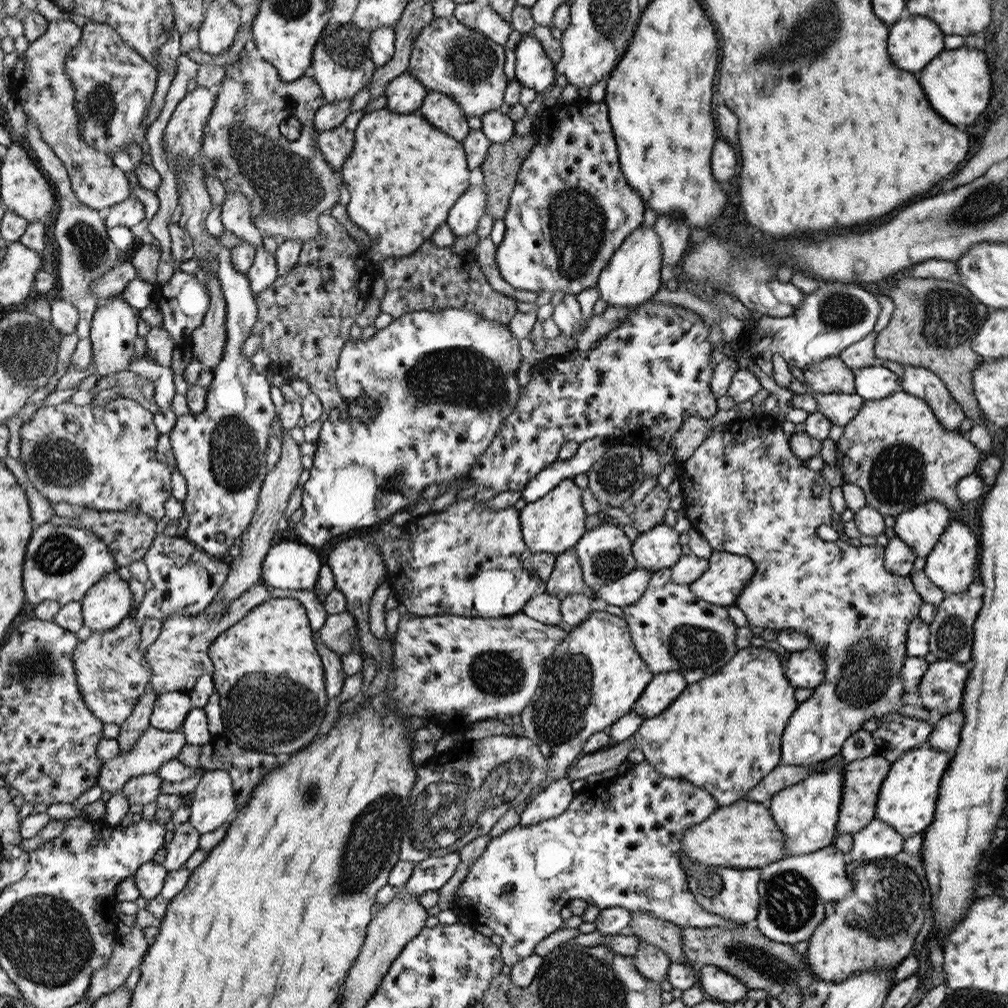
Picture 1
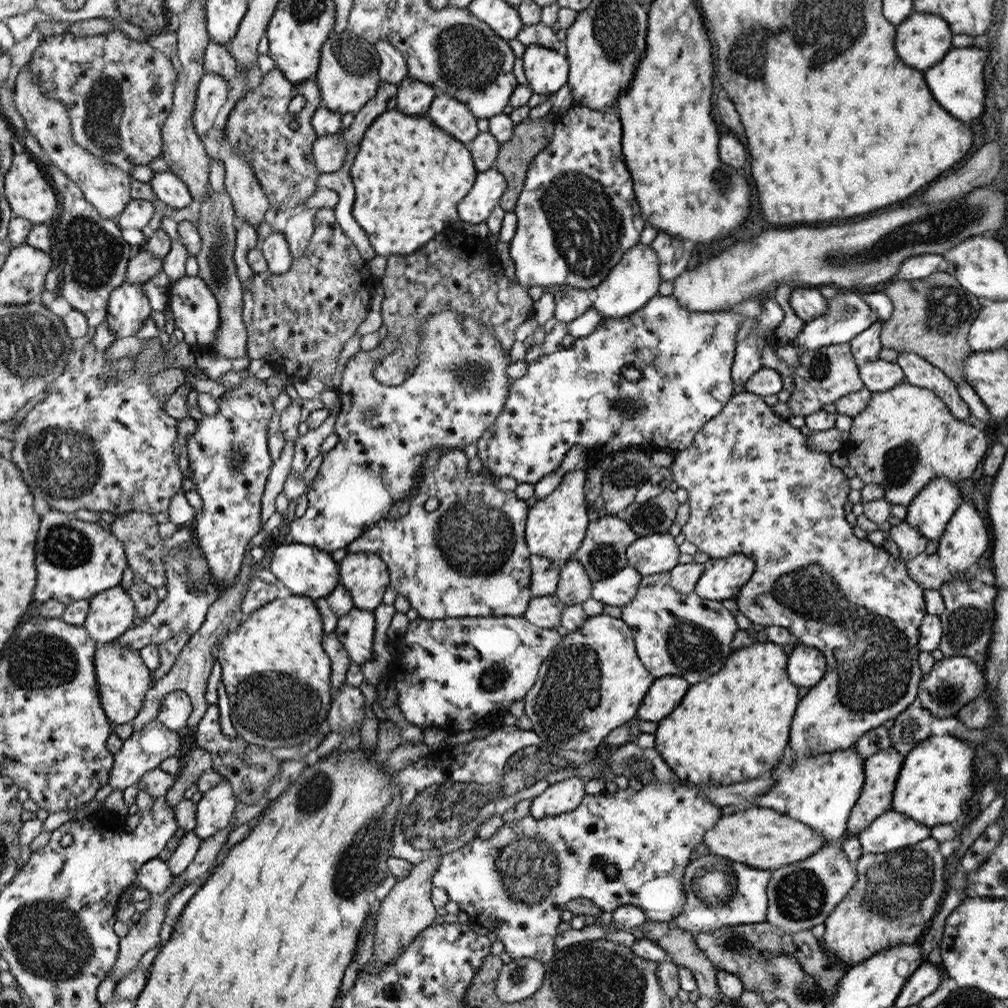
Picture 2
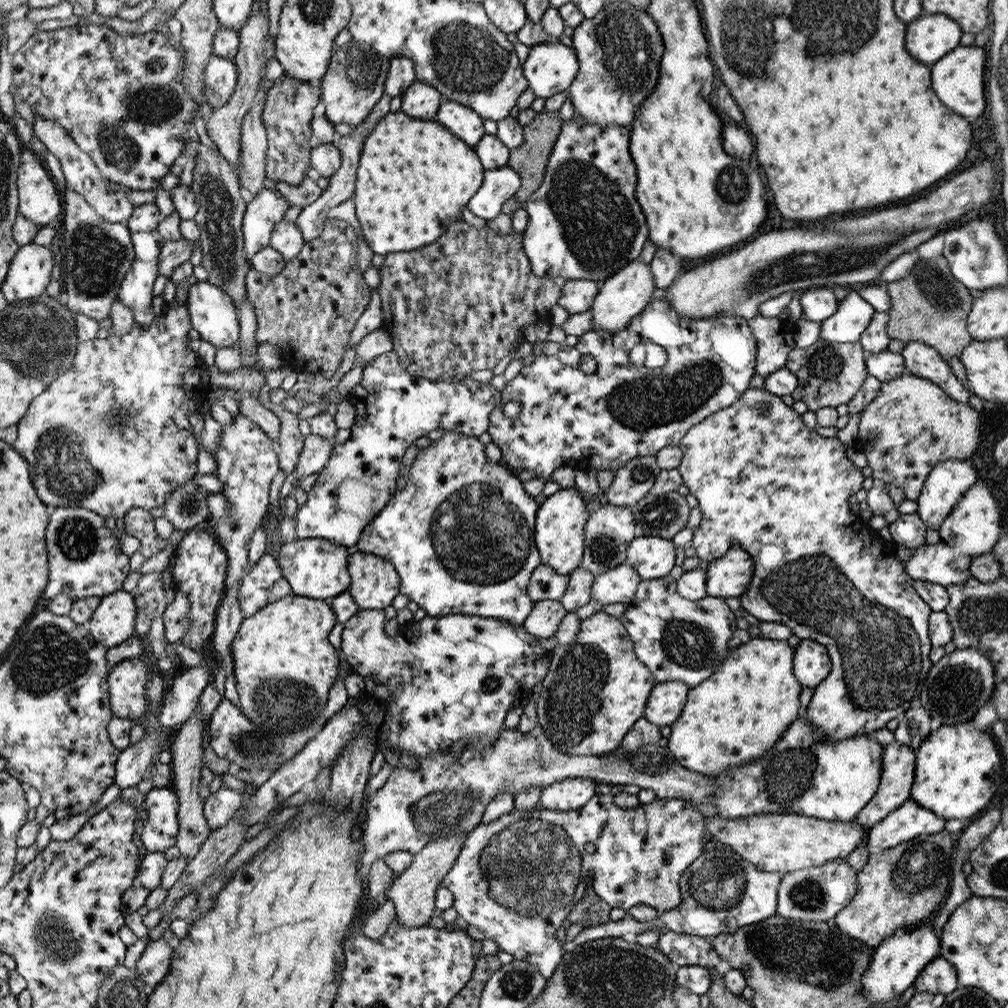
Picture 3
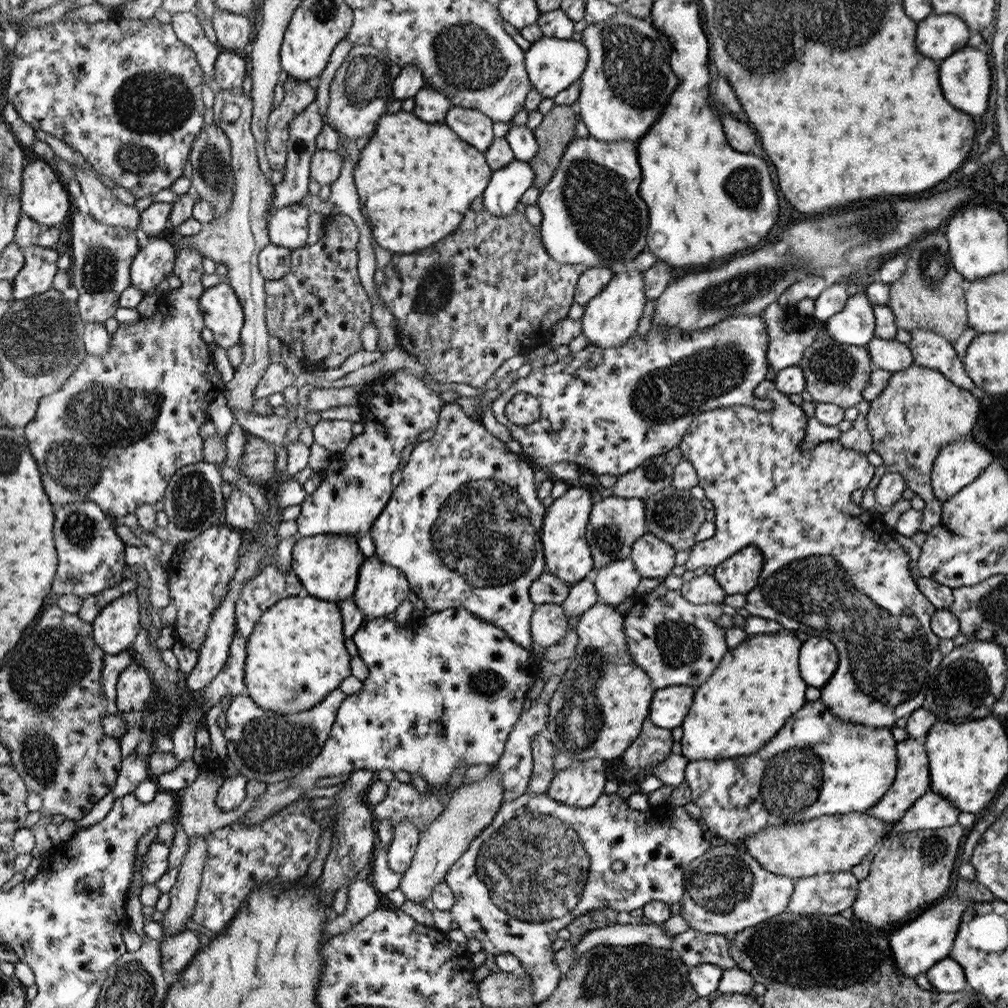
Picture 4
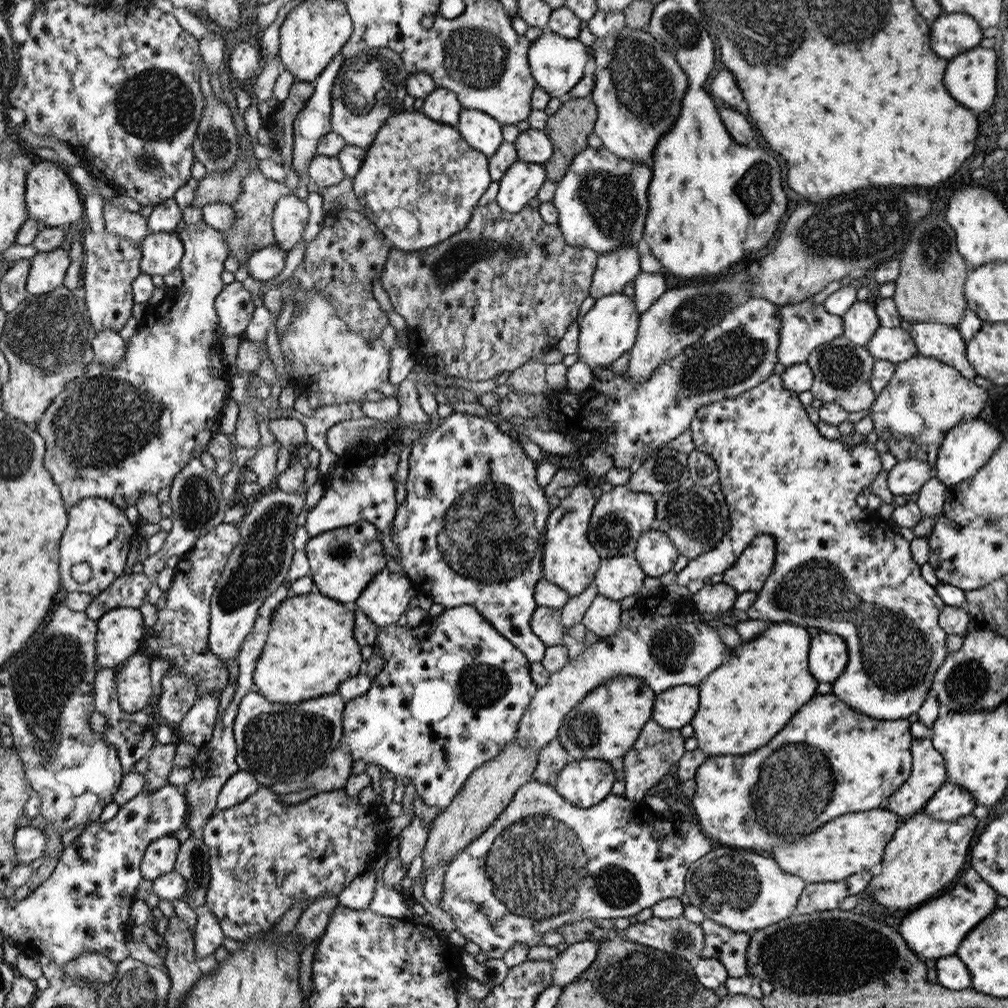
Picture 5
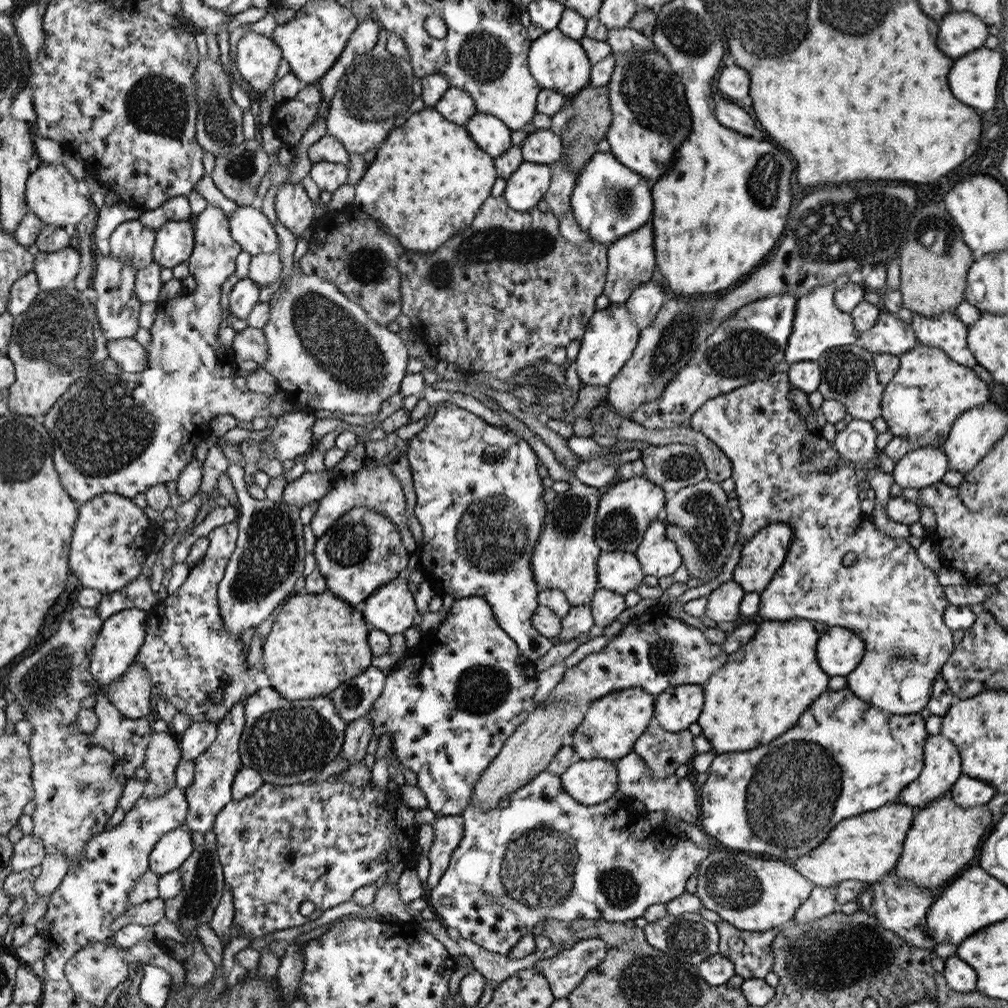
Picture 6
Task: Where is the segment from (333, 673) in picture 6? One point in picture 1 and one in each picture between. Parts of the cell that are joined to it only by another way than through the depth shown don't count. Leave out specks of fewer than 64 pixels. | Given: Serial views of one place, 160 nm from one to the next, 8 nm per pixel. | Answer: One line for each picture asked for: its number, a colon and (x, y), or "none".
1: (267, 671)
2: (277, 677)
3: (284, 665)
4: (296, 657)
5: (310, 649)

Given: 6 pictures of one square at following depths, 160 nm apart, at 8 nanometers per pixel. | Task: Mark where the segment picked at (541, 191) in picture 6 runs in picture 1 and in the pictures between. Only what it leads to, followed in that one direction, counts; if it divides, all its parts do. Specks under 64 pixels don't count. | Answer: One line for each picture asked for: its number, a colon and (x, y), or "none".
1: (464, 219)
2: (490, 185)
3: (500, 184)
4: (505, 188)
5: (523, 180)

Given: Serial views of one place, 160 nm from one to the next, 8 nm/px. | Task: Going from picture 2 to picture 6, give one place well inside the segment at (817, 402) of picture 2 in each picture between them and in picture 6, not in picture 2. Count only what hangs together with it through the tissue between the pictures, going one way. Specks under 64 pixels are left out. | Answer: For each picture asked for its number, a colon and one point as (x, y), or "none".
3: (828, 373)
4: (838, 373)
5: (843, 372)
6: (848, 373)

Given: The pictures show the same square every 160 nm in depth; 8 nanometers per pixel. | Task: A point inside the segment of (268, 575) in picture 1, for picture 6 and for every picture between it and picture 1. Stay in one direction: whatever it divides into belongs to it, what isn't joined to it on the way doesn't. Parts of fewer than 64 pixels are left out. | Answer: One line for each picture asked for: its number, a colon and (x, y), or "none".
2: (306, 571)
3: (315, 567)
4: (329, 566)
5: (343, 561)
6: (362, 551)

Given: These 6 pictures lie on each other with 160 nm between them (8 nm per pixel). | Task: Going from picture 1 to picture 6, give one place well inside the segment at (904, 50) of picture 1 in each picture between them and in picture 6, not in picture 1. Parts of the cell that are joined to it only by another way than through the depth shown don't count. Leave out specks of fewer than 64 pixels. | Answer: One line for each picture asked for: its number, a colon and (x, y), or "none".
2: (923, 39)
3: (928, 38)
4: (938, 36)
5: (954, 33)
6: (960, 32)

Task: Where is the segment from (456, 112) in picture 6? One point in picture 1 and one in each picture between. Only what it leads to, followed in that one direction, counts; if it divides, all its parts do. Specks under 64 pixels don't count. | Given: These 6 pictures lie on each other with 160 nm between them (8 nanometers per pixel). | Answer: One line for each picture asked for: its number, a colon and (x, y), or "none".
1: (404, 94)
2: (413, 97)
3: (421, 101)
4: (432, 106)
5: (443, 105)

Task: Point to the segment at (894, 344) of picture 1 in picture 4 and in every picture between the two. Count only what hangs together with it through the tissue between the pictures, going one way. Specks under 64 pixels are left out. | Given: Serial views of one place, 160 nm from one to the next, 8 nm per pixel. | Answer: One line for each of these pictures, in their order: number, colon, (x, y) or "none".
2: (931, 317)
3: (929, 305)
4: (930, 295)

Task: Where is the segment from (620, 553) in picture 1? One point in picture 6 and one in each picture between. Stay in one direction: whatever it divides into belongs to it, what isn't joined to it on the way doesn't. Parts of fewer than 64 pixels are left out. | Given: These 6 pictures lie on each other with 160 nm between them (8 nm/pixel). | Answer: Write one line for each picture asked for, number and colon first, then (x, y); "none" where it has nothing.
2: (603, 553)
3: (610, 529)
4: (615, 523)
5: (621, 517)
6: (628, 508)

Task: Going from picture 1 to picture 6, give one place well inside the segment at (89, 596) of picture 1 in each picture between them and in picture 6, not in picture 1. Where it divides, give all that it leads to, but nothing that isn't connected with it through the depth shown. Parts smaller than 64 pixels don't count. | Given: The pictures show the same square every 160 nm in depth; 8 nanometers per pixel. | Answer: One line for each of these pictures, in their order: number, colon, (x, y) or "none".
2: (111, 613)
3: (112, 623)
4: (115, 628)
5: (120, 633)
6: (122, 635)

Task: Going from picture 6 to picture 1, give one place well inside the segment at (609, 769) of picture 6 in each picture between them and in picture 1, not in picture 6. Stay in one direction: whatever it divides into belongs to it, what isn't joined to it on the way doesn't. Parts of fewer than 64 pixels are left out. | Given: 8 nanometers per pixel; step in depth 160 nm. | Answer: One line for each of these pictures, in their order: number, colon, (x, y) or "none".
1: (552, 802)
2: (565, 796)
3: (570, 794)
4: (580, 785)
5: (585, 783)

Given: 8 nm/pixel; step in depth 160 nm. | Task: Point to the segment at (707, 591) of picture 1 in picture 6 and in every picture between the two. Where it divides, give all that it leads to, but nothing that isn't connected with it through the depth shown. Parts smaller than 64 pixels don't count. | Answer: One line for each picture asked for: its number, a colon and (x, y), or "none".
2: (723, 578)
3: (729, 576)
4: (738, 574)
5: (754, 567)
6: (762, 556)

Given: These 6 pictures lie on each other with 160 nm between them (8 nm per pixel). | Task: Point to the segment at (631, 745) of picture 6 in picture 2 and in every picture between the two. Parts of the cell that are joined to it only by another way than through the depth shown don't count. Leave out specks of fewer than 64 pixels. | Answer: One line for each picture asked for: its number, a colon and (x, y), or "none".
2: (594, 681)
3: (594, 690)
4: (597, 710)
5: (605, 725)

